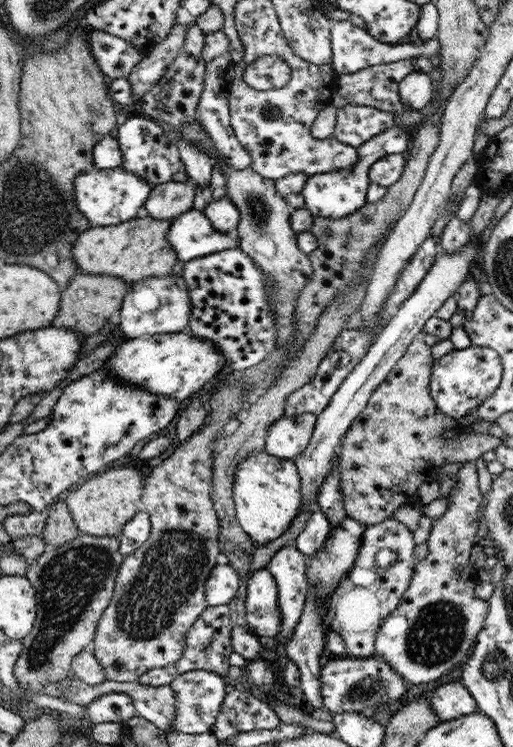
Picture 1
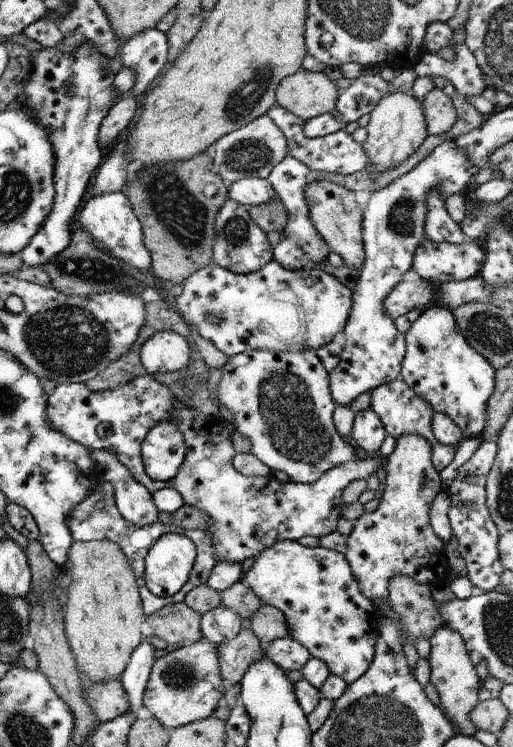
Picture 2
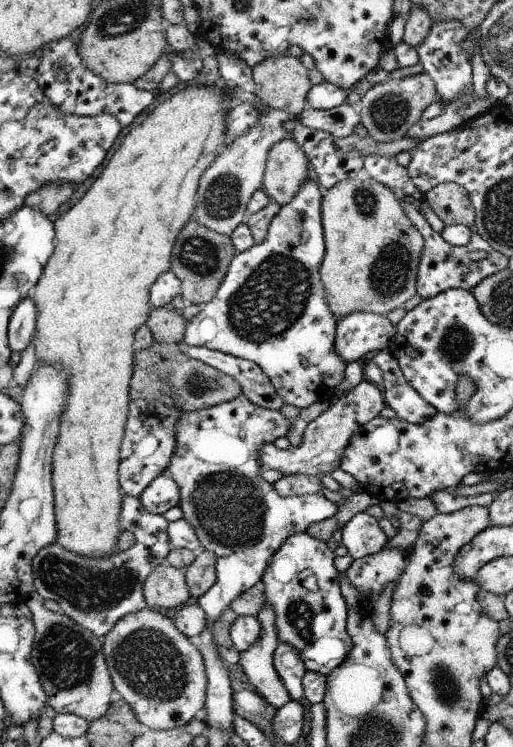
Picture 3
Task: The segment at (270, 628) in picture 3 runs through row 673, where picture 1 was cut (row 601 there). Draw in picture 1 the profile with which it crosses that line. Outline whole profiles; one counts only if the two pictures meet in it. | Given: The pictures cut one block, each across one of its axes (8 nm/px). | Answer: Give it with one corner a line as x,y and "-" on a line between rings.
262,567
254,571
248,578
246,595
246,620
253,628
252,632
259,636
268,636
270,640
280,631
280,611
278,606
278,584
268,568

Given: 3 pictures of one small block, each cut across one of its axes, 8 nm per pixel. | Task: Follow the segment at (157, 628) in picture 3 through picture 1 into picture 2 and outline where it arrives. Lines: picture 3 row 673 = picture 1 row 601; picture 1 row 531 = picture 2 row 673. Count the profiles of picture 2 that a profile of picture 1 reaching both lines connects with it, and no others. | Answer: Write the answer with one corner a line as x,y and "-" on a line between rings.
202,638
156,658
149,676
143,705
167,730
210,717
223,703
226,684
219,671
216,645

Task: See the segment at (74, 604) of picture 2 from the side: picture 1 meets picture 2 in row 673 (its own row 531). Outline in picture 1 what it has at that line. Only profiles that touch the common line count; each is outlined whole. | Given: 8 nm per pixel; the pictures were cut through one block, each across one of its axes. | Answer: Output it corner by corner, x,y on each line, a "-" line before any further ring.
121,463
114,469
107,469
81,481
63,497
73,519
82,534
90,536
114,537
120,536
130,518
140,511
136,502
142,496
142,480
136,470

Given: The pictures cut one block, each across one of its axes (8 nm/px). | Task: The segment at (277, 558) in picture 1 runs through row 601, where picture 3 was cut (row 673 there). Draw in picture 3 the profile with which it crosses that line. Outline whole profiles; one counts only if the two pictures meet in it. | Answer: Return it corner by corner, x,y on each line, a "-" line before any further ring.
279,642
273,654
273,663
290,698
300,702
304,698
302,680
306,670
298,651
286,642

